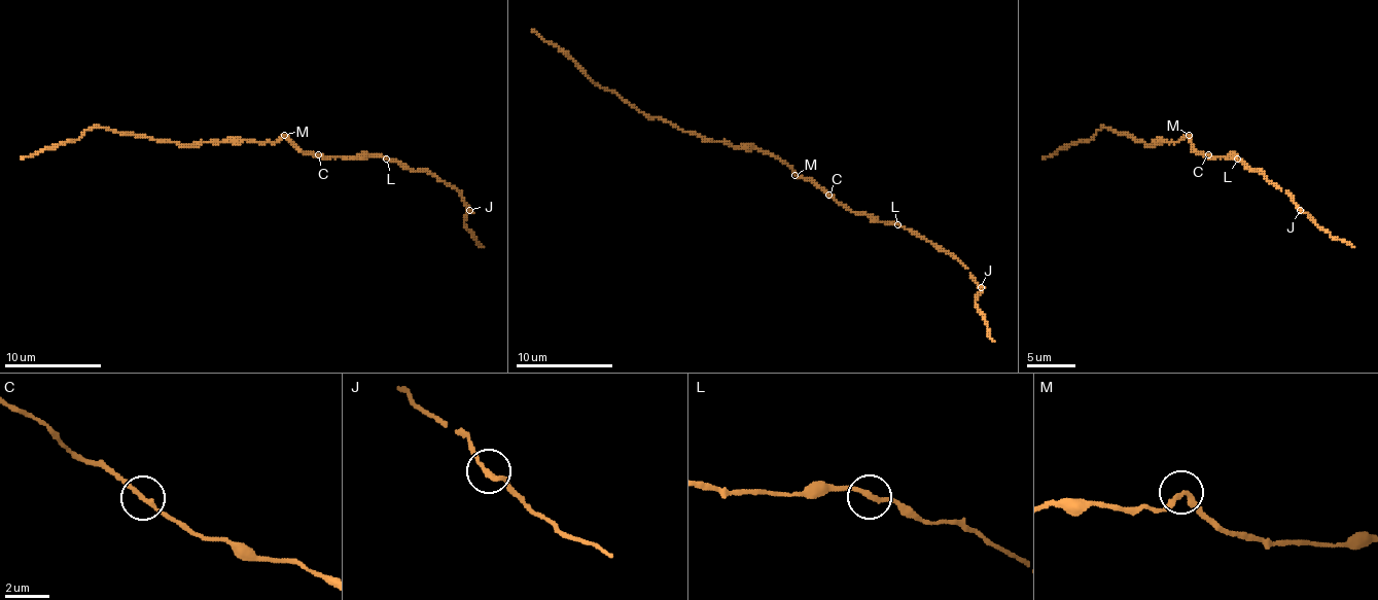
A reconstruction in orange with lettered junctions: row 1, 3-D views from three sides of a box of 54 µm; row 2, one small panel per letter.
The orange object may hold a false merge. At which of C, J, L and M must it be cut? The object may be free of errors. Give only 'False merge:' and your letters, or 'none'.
False merge: none

